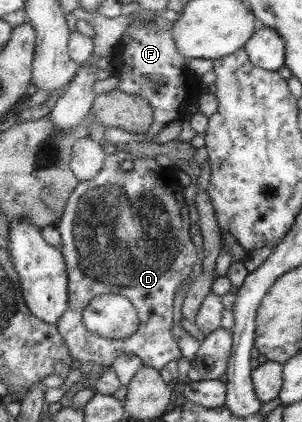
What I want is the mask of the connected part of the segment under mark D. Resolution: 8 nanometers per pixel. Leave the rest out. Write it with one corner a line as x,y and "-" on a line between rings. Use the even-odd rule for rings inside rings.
118,147
115,153
107,156
98,177
80,182
71,194
65,213
56,225
62,239
61,249
70,282
70,307
59,321
58,329
66,338
77,363
93,362
94,365
111,366
119,356
137,355
145,366
161,370
171,360
178,361
184,357
174,336
175,296
181,282
190,278
189,274
193,272
195,264
202,260
202,256
191,240
191,218
183,189
171,168
160,166
153,158
141,158
-
129,159
135,162
132,171
122,167
-
105,294
126,296
138,309
141,324
134,335
118,341
91,333
87,328
84,323
85,309
95,297

